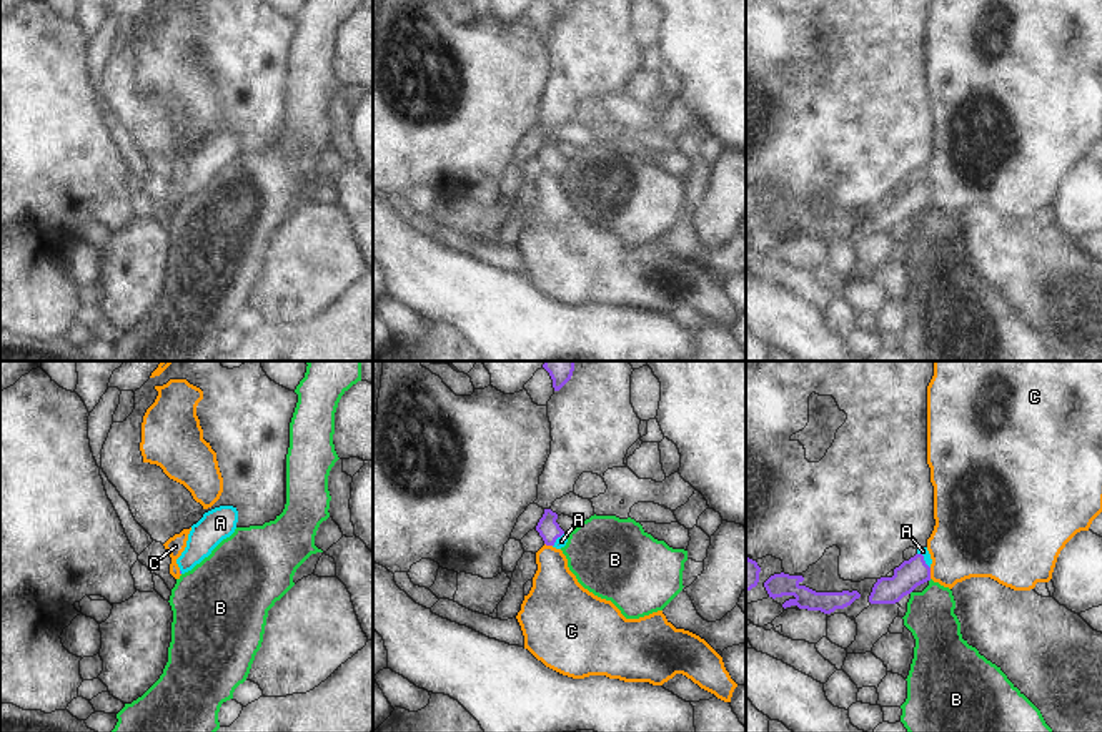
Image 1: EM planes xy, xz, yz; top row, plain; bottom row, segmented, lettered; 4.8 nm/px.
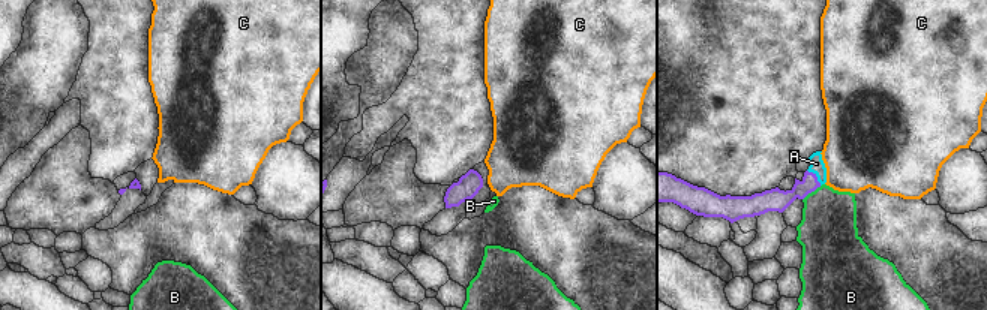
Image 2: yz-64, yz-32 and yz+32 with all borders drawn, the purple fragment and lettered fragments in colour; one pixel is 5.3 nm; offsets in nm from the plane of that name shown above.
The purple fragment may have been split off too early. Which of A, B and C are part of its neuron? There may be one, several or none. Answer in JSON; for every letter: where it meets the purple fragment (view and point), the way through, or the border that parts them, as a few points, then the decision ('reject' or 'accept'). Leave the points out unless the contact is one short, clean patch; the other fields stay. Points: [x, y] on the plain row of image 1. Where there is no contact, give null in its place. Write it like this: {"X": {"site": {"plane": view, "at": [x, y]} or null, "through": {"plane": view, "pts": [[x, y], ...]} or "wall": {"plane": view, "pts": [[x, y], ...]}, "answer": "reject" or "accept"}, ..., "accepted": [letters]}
{"A": {"site": {"plane": "yz", "at": [923, 187]}, "through": {"plane": "yz", "pts": [[913, 200], [923, 187], [923, 178]]}, "answer": "accept"}, "B": {"site": null, "answer": "reject"}, "C": {"site": {"plane": "yz", "at": [929, 200]}, "wall": {"plane": "yz", "pts": [[929, 195], [931, 205]]}, "answer": "reject"}, "accepted": ["A"]}

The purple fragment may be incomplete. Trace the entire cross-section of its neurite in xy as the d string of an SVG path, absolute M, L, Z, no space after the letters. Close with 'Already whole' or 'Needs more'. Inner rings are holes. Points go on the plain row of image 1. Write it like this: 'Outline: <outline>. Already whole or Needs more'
Outline: M220 133L203 141L203 145L191 153L186 175L176 186L180 201L191 198L226 165L230 165L238 150L238 138L233 133Z. Needs more.

